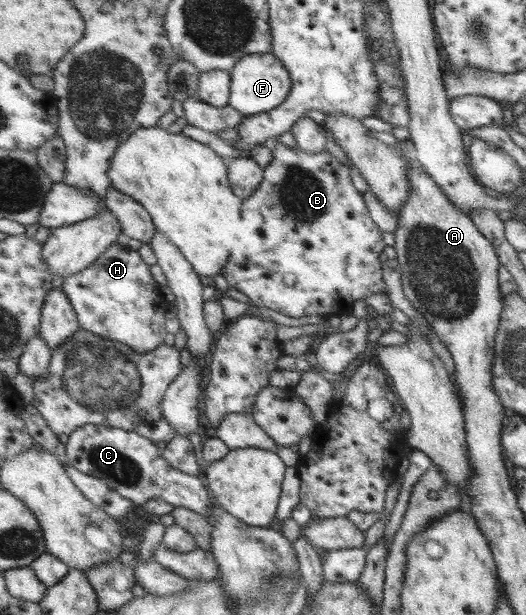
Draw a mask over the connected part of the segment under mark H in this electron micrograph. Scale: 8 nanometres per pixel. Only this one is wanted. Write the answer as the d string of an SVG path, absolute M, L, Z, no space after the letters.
M116 243L86 270L64 278L61 287L75 308L81 329L127 345L136 353L153 352L165 344L166 308L171 305L156 292L158 284L151 266L142 260L138 250Z

